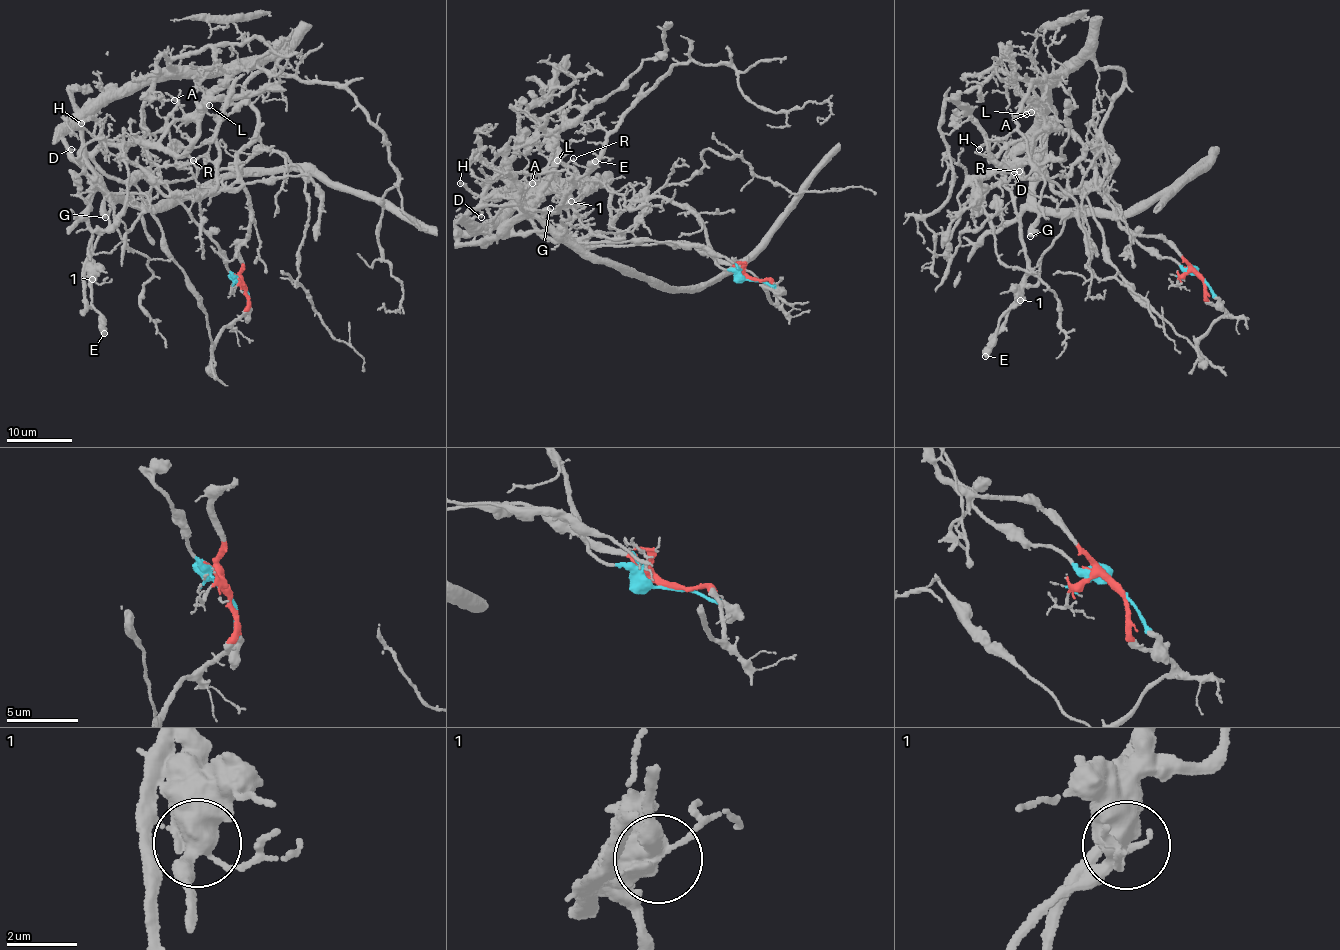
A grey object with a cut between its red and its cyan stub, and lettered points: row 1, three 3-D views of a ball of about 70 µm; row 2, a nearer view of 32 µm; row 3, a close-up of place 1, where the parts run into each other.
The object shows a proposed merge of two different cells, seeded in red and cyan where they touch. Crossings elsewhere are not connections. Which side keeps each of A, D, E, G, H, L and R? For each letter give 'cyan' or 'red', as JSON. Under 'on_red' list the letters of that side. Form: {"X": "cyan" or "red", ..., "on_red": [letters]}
{"A": "red", "D": "red", "E": "cyan", "G": "cyan", "H": "red", "L": "cyan", "R": "red", "on_red": ["A", "D", "H", "R"]}

